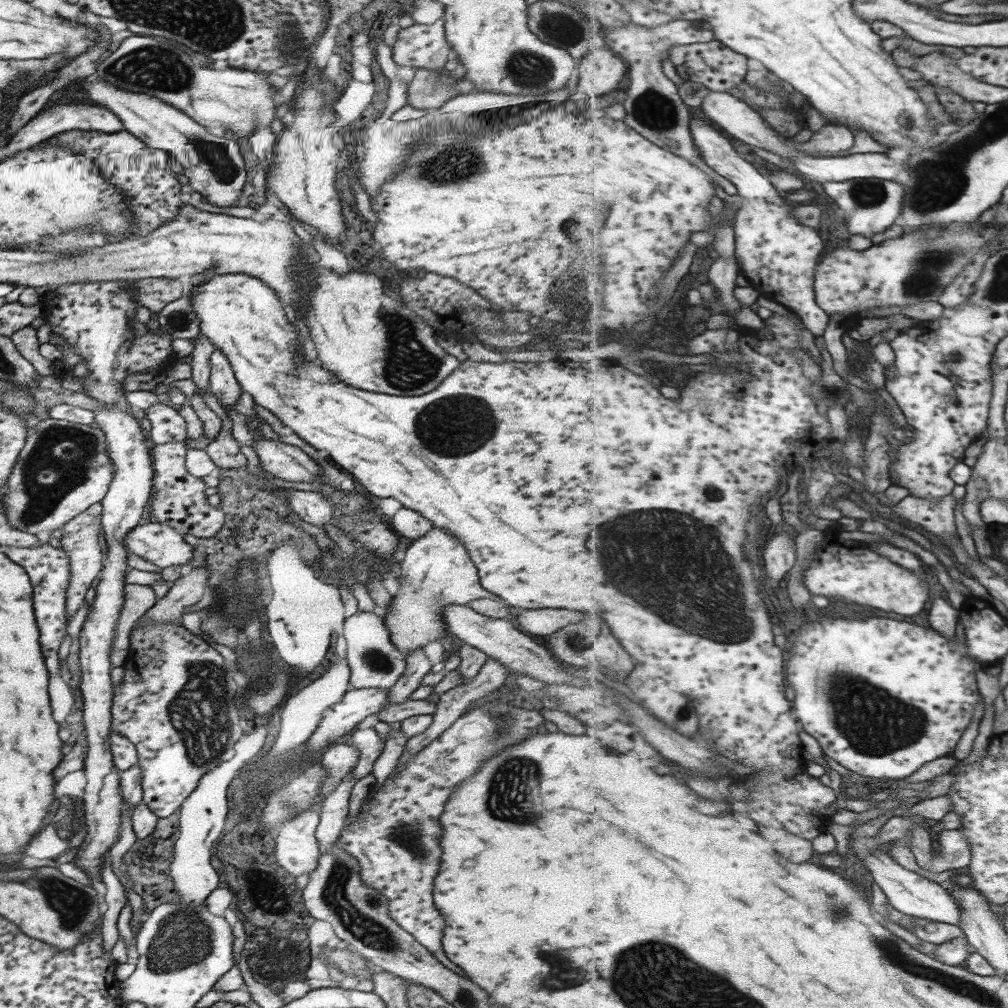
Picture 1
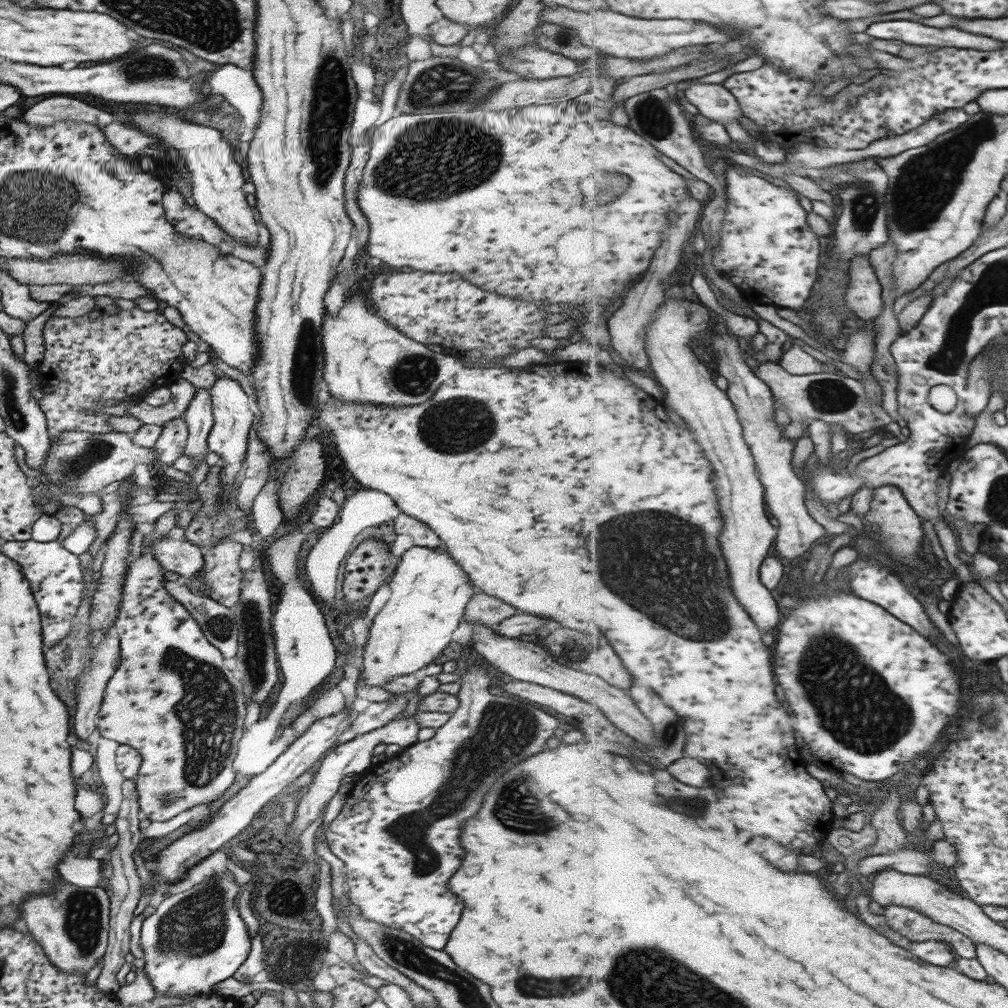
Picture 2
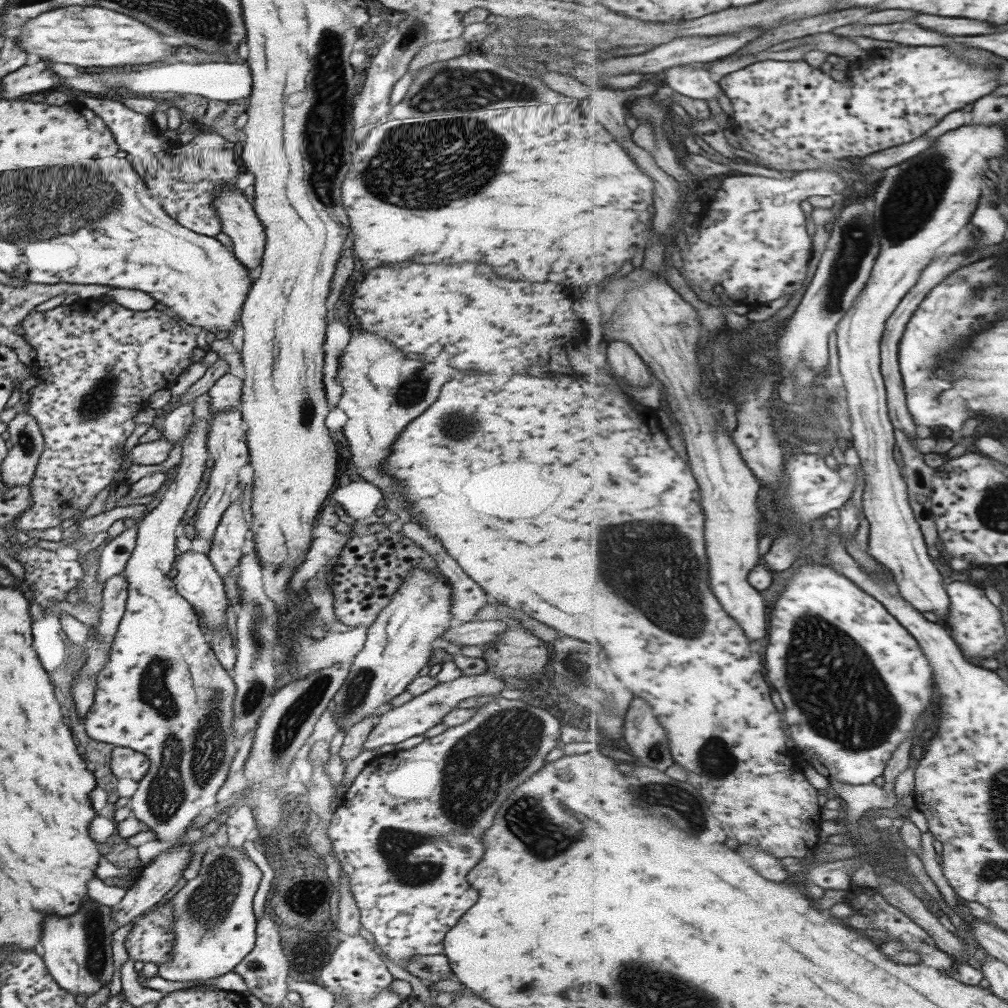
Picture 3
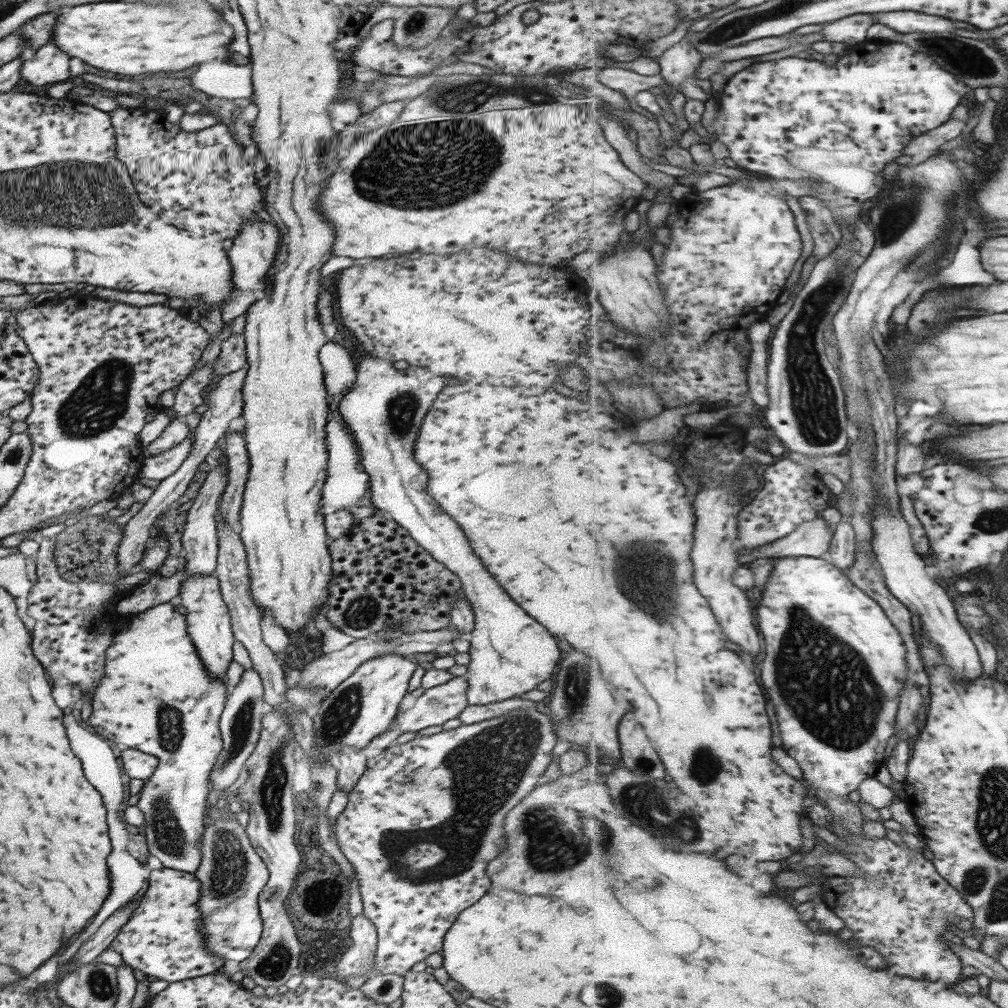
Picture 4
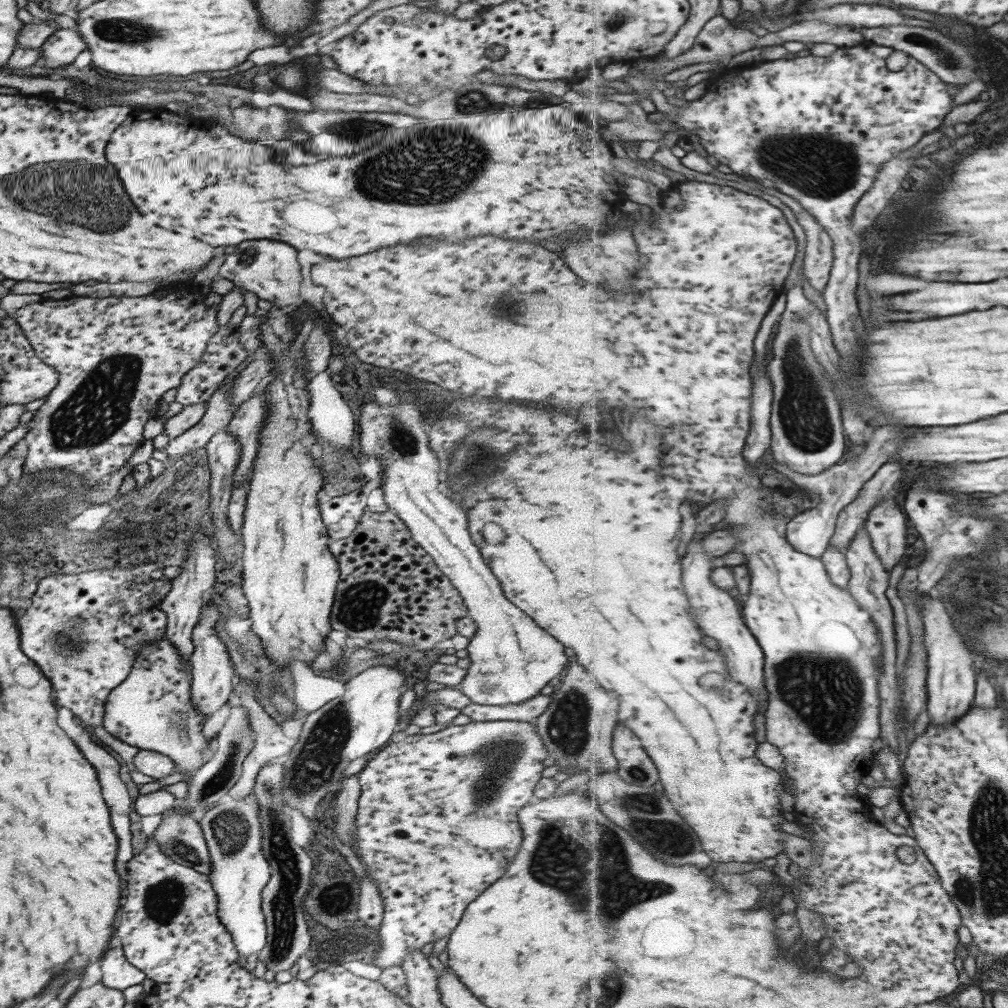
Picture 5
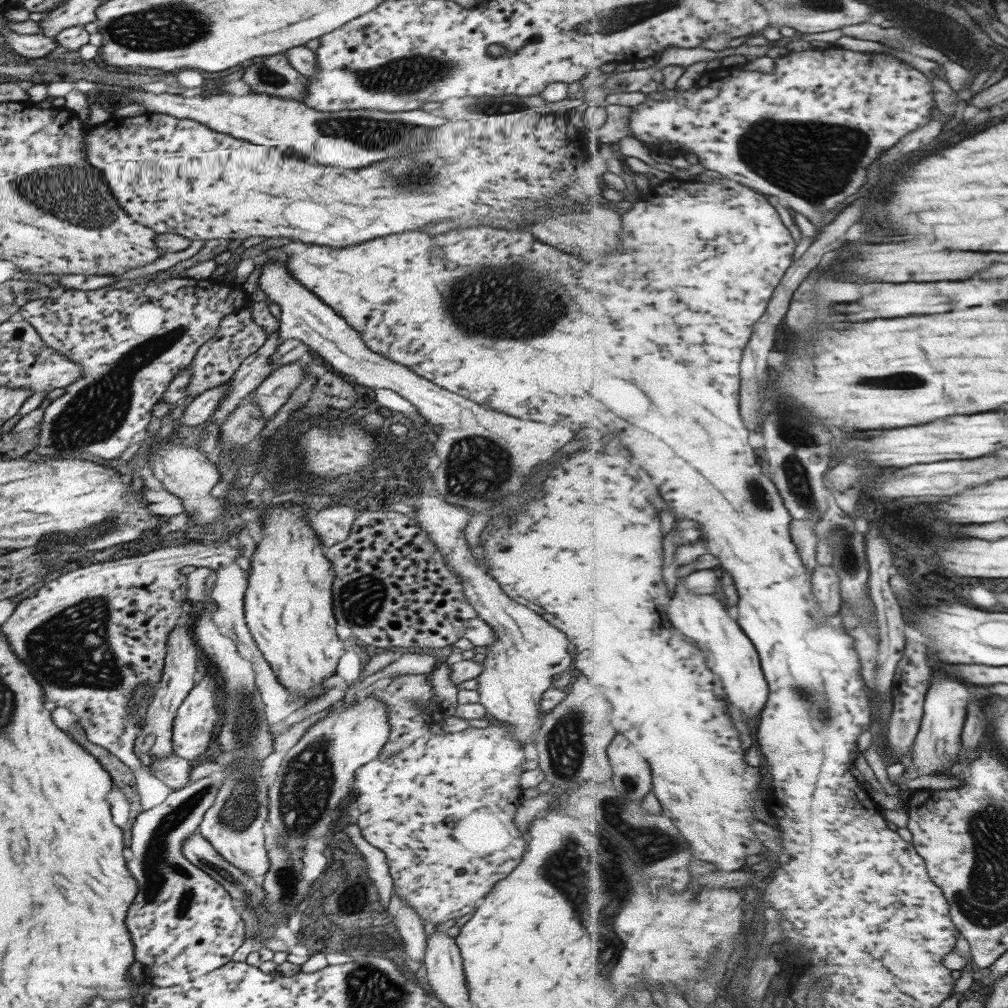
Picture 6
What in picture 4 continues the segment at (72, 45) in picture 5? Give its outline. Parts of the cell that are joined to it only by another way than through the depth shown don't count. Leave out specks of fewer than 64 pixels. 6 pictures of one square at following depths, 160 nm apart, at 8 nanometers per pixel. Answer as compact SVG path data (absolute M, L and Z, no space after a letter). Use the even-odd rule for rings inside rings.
M49 40L35 51L31 59L21 63L21 80L33 86L43 86L69 78L69 56L61 54L53 44L55 42Z

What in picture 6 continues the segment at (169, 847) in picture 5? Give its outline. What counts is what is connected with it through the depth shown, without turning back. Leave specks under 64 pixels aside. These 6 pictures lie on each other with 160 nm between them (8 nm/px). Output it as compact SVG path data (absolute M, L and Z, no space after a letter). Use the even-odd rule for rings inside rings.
M197 832L183 840L180 851L185 860L188 860L193 866L196 866L199 870L208 874L215 882L218 882L235 903L235 909L244 922L244 939L241 946L233 953L231 961L245 963L245 957L249 952L258 952L264 946L266 940L273 937L276 920L278 919L276 914L266 914L265 909L263 909L265 893L260 886L260 879L247 876L242 870L223 860Z

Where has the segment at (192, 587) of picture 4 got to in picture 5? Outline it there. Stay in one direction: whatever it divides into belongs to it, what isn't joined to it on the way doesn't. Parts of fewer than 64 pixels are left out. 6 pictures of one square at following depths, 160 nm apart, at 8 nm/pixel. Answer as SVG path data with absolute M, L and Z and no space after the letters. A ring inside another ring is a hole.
M206 601L202 605L203 612L198 616L197 622L191 631L191 644L193 650L188 658L190 660L190 699L194 709L209 718L222 704L227 704L227 698L232 692L233 663L227 655L225 644L215 633L215 626L219 622L219 610L213 603Z

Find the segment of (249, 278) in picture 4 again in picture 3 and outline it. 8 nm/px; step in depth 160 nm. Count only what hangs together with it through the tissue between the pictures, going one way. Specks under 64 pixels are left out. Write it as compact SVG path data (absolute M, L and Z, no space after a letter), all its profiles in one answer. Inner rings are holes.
M233 187L223 189L212 200L212 207L219 219L220 231L231 240L231 252L251 273L251 268L260 264L265 244L264 230L252 205Z

